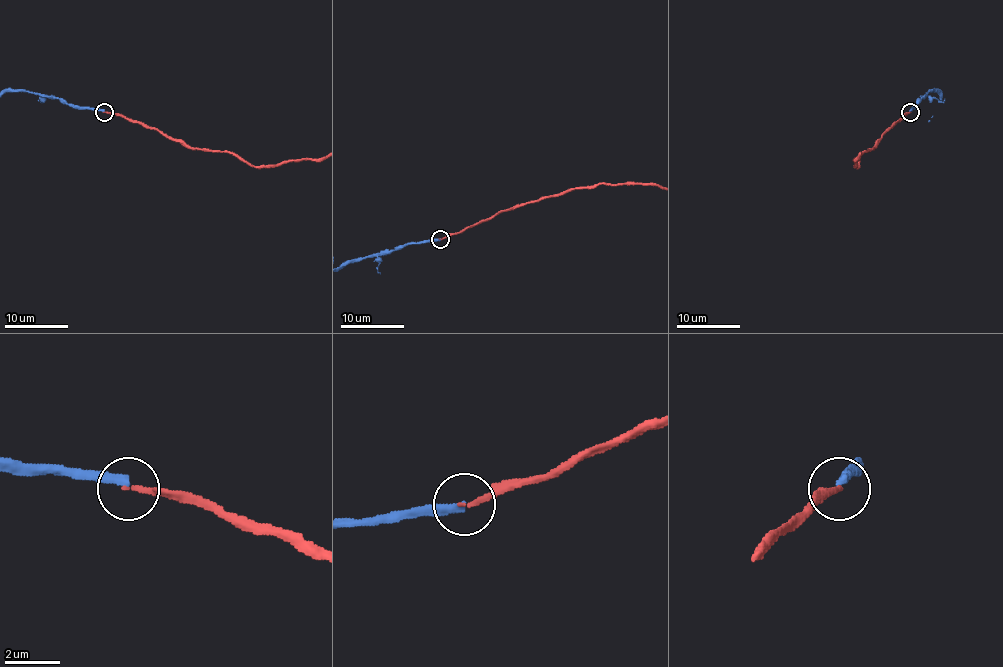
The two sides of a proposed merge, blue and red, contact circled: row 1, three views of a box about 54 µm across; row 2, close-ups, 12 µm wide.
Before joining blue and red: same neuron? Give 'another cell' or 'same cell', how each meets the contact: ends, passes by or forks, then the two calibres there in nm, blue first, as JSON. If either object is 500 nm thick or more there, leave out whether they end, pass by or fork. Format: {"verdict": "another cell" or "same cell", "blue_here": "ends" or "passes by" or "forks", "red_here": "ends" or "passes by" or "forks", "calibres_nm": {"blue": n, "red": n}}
{"verdict": "another cell", "blue_here": "ends", "red_here": "ends", "calibres_nm": {"blue": 300, "red": 190}}

